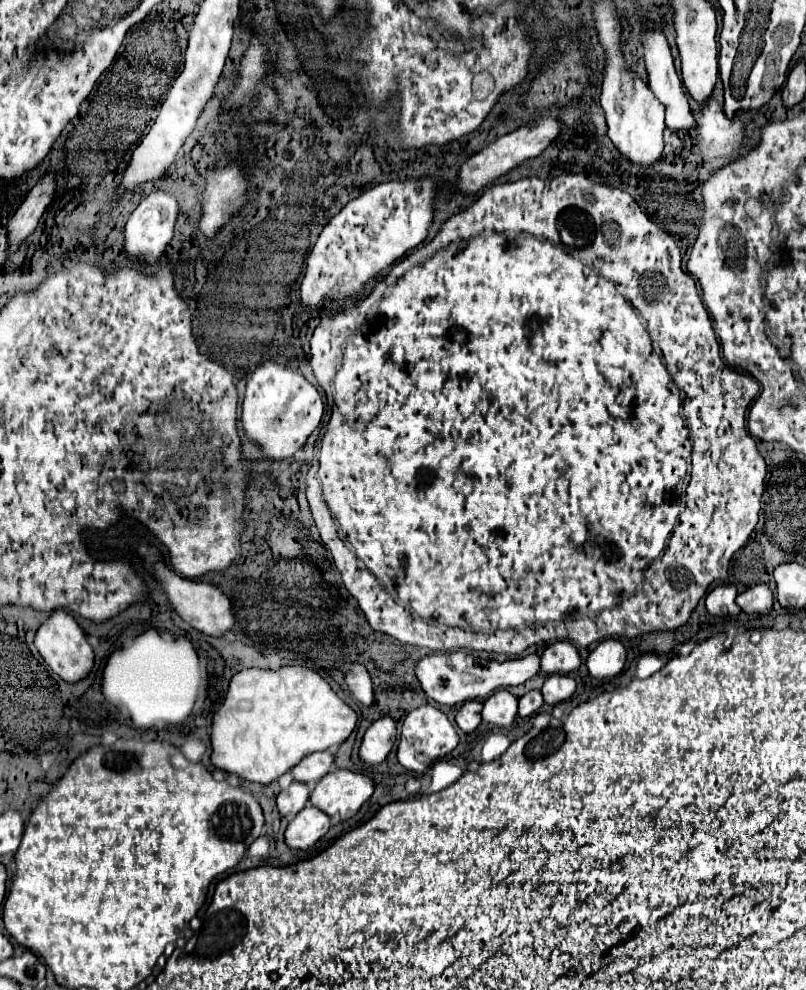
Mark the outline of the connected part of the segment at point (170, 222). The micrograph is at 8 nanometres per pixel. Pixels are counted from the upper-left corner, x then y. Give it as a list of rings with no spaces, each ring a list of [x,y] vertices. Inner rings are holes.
[[[153,189],[149,195],[145,195],[125,225],[125,251],[127,251],[127,255],[131,259],[139,259],[145,263],[157,263],[157,259],[161,257],[161,253],[165,251],[167,243],[173,237],[177,213],[179,213],[179,205],[171,193],[167,193],[163,189]]]

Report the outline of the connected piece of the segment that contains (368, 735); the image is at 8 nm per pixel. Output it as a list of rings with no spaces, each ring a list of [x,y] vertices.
[[[391,717],[377,719],[363,735],[363,743],[359,749],[361,761],[371,763],[371,765],[381,763],[389,755],[389,751],[393,749],[395,741],[397,741],[395,721]]]

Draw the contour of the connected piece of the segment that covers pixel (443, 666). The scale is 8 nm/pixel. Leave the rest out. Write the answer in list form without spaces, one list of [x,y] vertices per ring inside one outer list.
[[[465,651],[433,653],[433,655],[423,657],[415,665],[415,677],[429,699],[433,699],[439,705],[457,705],[457,703],[471,701],[471,699],[485,701],[497,689],[521,685],[539,673],[539,665],[541,665],[539,655],[527,655],[523,659],[509,659],[509,661],[499,663],[491,659],[477,659]]]

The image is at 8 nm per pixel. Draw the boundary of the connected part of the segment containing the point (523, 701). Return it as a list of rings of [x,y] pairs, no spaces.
[[[529,691],[519,699],[519,717],[529,717],[537,713],[543,705],[543,695],[541,691]]]

